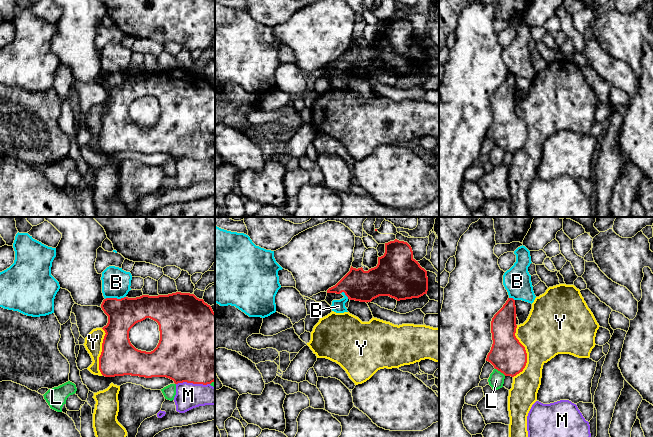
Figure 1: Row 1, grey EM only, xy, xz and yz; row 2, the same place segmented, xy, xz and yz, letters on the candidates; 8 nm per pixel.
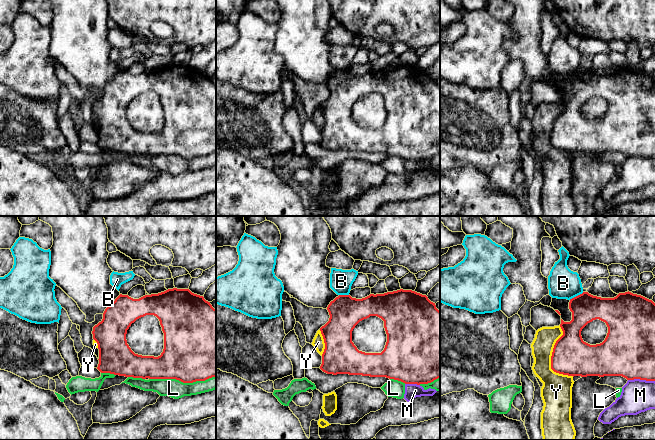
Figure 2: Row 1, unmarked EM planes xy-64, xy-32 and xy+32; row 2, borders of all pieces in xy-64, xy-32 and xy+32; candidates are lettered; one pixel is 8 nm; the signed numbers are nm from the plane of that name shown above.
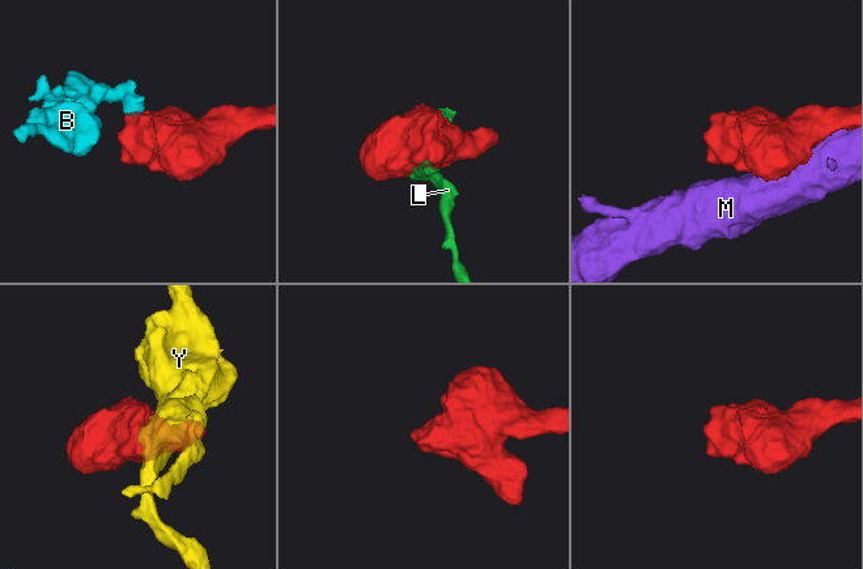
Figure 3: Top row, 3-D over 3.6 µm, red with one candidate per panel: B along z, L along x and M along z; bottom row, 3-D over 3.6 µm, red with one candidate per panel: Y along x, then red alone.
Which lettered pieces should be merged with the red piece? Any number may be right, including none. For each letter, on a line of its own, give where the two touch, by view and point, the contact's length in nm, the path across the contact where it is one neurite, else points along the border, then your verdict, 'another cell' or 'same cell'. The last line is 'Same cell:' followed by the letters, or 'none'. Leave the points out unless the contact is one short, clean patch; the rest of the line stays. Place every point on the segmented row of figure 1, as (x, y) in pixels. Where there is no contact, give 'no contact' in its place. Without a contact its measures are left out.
B: xy (115, 298) | 170 nm | along xy (125, 296), (105, 299) | another cell
L: yz (500, 371) | 110 nm | another cell
M: xy (192, 382) | 280 nm | another cell
Y: yz (525, 352) | 420 nm | another cell
Same cell: none

